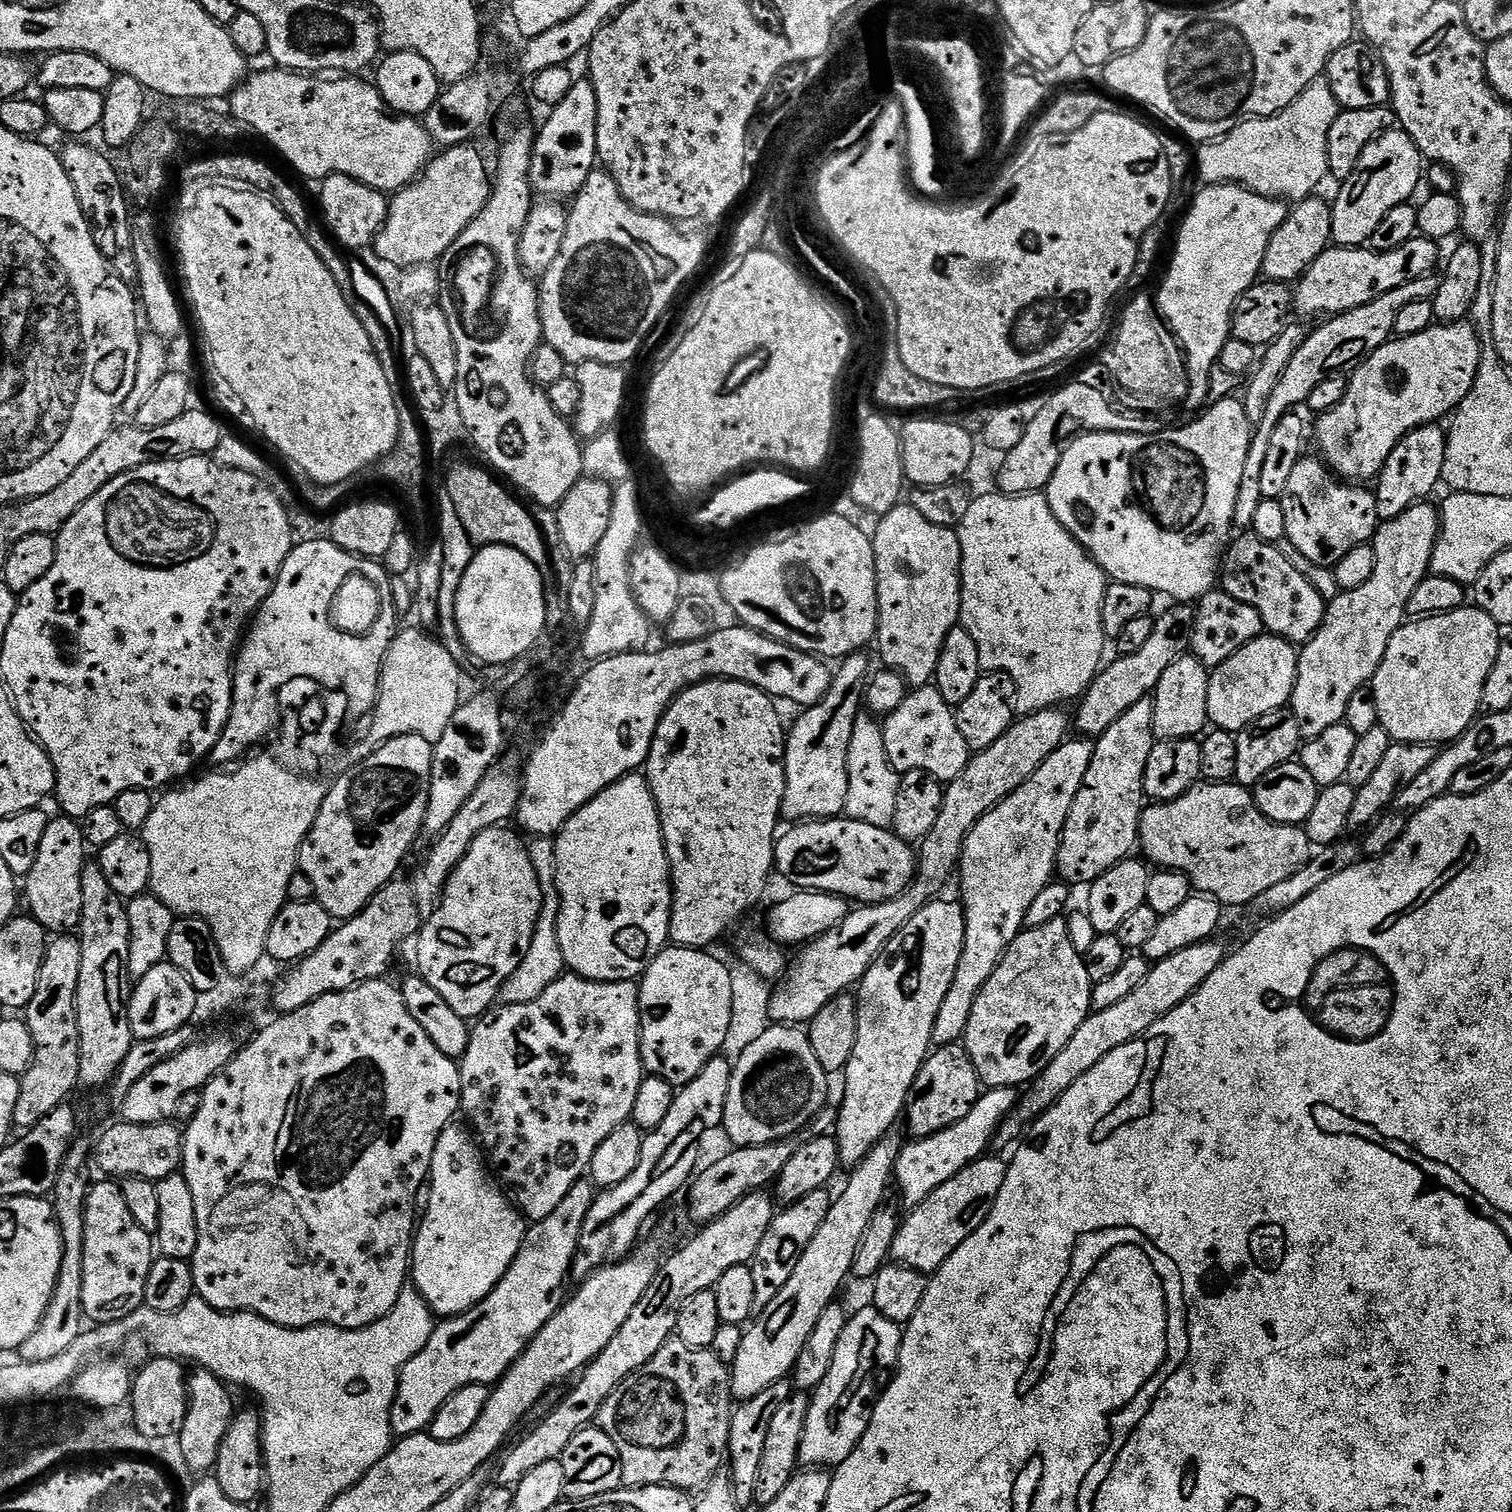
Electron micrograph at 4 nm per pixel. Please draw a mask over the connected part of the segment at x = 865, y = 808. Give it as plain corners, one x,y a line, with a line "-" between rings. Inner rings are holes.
861,714
856,717
854,734
850,734
846,770
848,771
848,789
844,812
847,819
891,829
894,822
894,806
898,806
901,773
897,772
888,761
884,730
881,721
875,715

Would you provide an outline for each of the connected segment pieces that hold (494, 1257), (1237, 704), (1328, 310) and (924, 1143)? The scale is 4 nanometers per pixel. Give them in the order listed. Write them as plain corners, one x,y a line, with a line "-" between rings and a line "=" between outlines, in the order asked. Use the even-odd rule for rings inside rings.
448,1124
438,1138
430,1173
432,1193
428,1196
428,1209
425,1212
423,1209
422,1219
412,1241
411,1283
419,1289
433,1313
440,1318
461,1316
466,1310
482,1302
482,1298
486,1298
486,1294
490,1294
494,1286
498,1286
506,1270
510,1270
526,1231
525,1217
490,1171
477,1137
461,1124
=
1261,634
1246,642
1225,664
1211,669
1206,698
1209,721
1219,731
1235,734
1262,718
1262,714
1285,707
1292,698
1299,661
1297,645
1281,636
=
1421,234
1401,248
1387,248
1384,252
1377,252
1368,246
1330,246
1295,281
1295,311
1300,311
1304,316
1331,318
1374,302
1382,294
1390,294
1390,290
1398,290
1398,286
1406,286
1406,282
1414,278
1433,275
1441,263
1440,248
1437,241
=
988,1088
978,1098
978,1102
962,1118
962,1122
954,1122
946,1130
928,1136
925,1140
913,1139
912,1144
905,1143
896,1160
894,1173
895,1187
900,1187
904,1195
903,1203
915,1206
923,1202
927,1196
934,1194
942,1182
950,1182
954,1174
958,1174
967,1164
973,1164
989,1151
988,1143
993,1143
994,1137
1006,1117
1015,1109
1018,1103
1016,1088

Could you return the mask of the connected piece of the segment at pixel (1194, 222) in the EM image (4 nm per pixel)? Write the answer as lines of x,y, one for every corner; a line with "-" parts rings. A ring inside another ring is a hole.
1209,184
1201,189
1176,236
1176,253
1172,256
1172,265
1169,266
1168,273
1162,276
1164,312
1168,312
1172,324
1176,324
1180,336
1186,338
1188,352
1194,357
1192,401
1186,405
1187,411
1192,414
1199,413
1208,400
1208,378
1204,373
1219,361
1222,346
1230,339
1236,302
1261,279
1266,246
1270,246
1270,238
1278,230
1278,226
1282,226
1290,211
1285,201
1259,196
1257,192
1241,188
1238,184

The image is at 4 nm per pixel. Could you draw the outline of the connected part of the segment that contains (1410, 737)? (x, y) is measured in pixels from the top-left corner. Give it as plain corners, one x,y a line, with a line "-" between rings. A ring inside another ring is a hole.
1465,606
1453,612
1443,612
1441,616
1422,616
1409,619
1400,625
1400,629
1390,638
1390,646
1386,646
1386,654
1372,675
1370,687
1374,694
1374,702
1378,702
1379,727
1392,735
1393,741
1398,744
1431,744
1433,746
1447,746
1457,740
1467,728
1471,728
1482,708
1482,694
1486,686
1486,678
1490,678
1490,670
1494,670
1494,658
1498,658
1498,646
1502,629
1499,624
1490,618
1481,608

